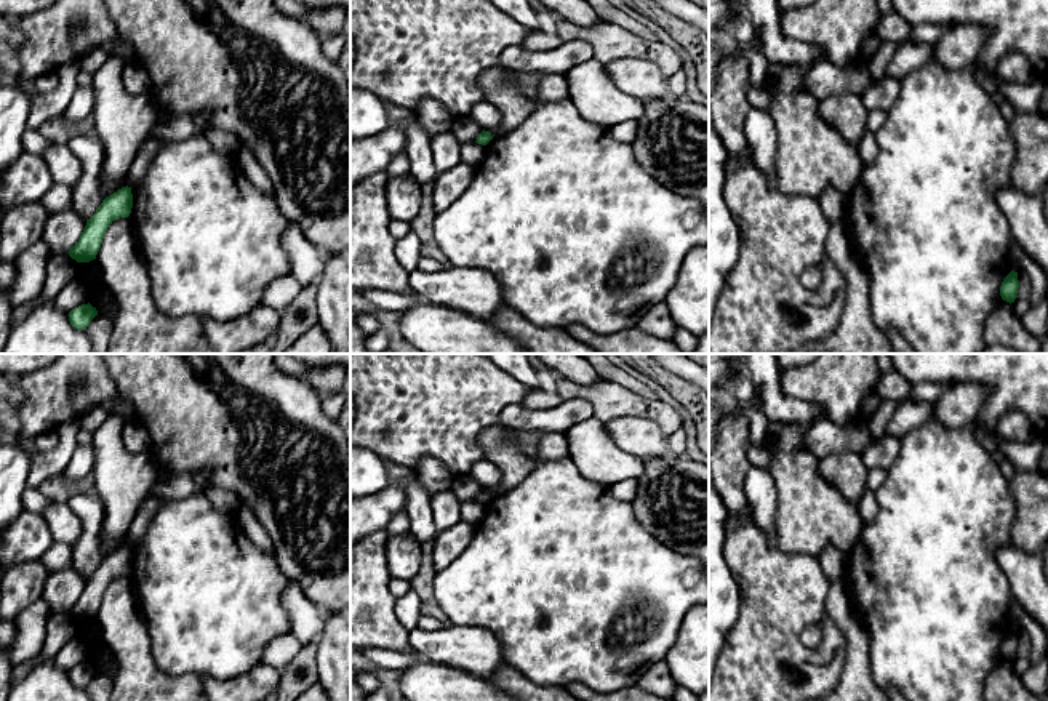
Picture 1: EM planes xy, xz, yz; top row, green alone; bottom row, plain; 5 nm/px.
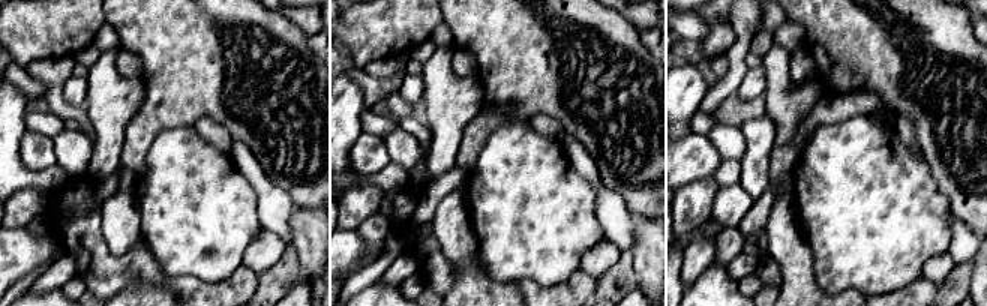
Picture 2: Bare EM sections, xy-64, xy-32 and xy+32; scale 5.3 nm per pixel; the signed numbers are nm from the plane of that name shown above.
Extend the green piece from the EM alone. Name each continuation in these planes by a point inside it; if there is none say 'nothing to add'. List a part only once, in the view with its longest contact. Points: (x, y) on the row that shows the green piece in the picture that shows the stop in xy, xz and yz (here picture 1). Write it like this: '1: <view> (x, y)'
nothing to add

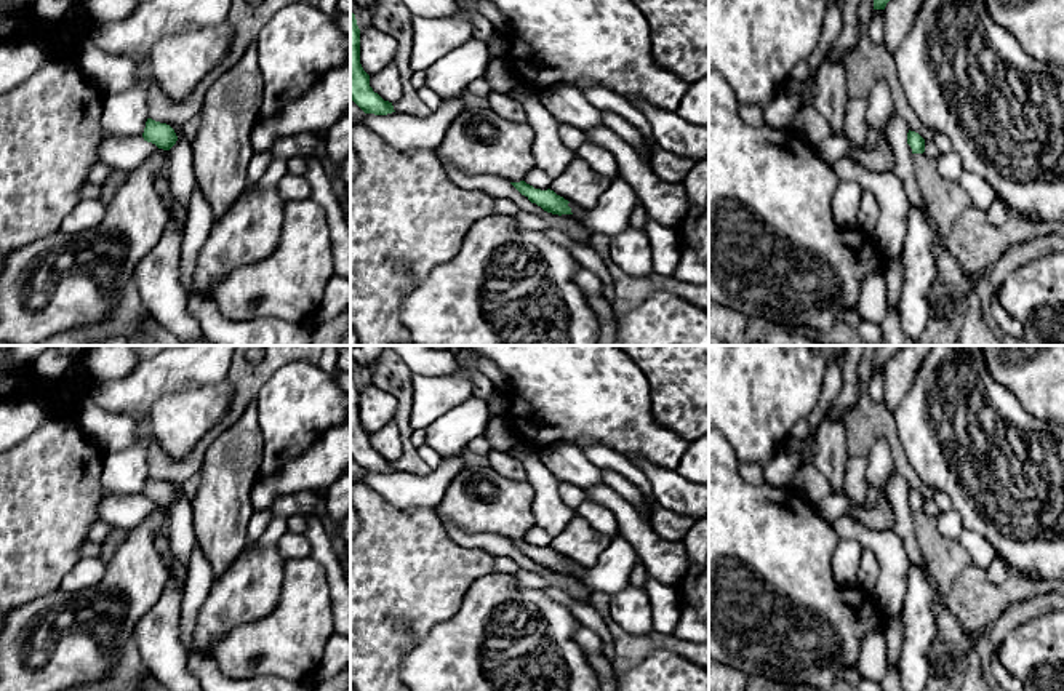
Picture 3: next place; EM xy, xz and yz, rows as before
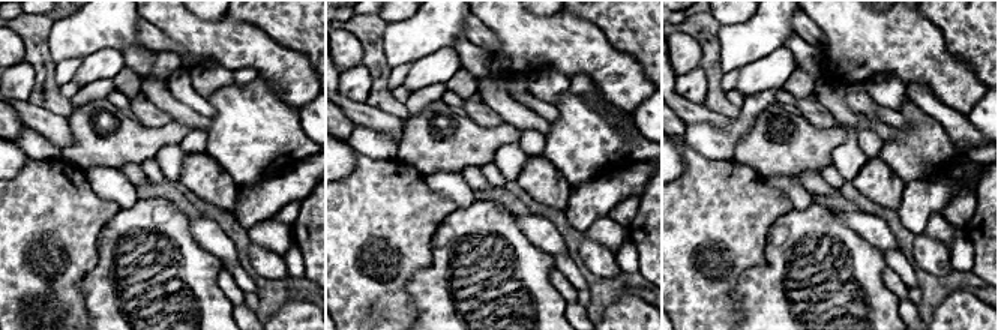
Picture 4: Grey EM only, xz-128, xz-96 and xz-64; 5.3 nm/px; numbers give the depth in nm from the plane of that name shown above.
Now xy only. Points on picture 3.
nothing to add

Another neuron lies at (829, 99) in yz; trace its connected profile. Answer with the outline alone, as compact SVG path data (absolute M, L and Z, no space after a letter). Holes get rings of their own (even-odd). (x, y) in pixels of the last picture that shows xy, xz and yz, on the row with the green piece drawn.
M824 56L816 74L816 90L811 106L824 117L832 130L832 136L843 134L846 93L846 69Z

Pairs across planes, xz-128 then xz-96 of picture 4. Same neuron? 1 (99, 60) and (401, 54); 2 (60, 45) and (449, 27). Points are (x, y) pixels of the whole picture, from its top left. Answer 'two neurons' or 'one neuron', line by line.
1: two neurons
2: one neuron

